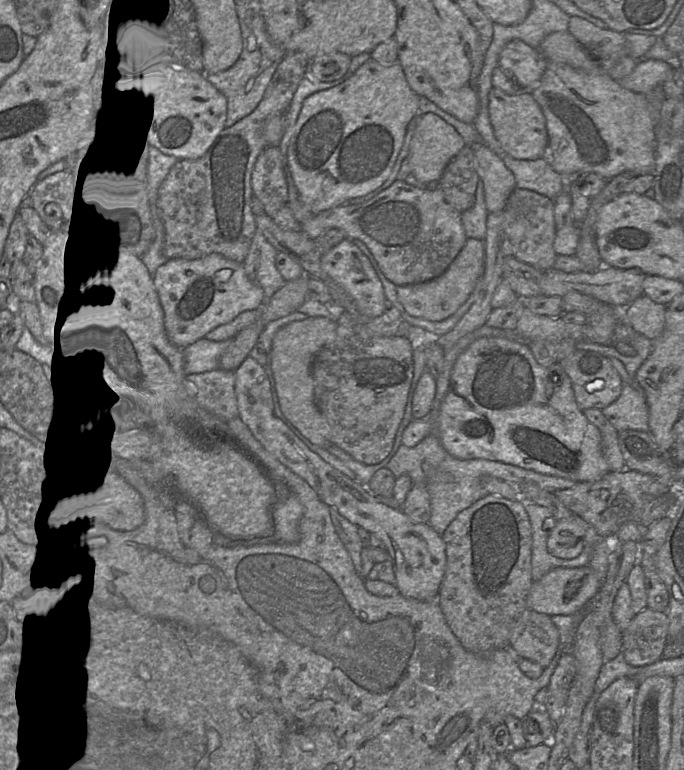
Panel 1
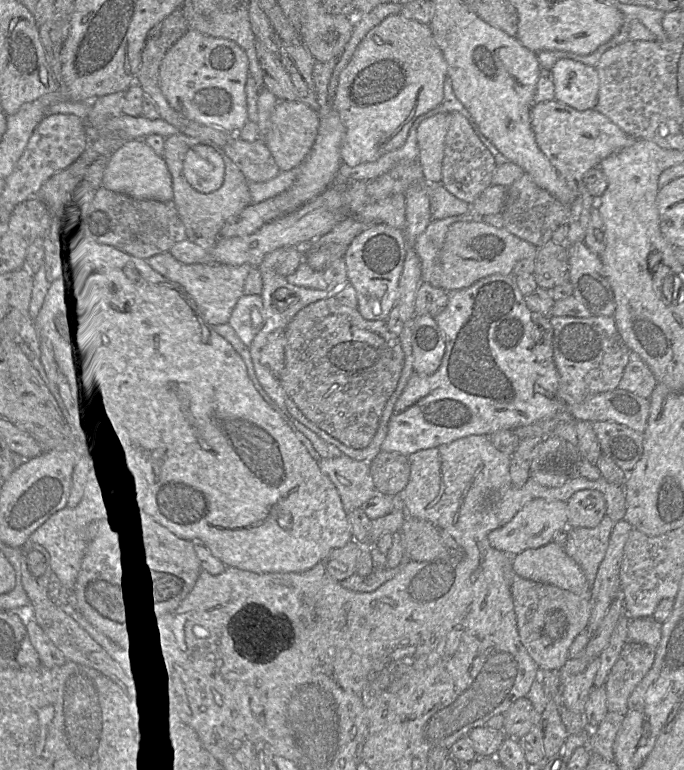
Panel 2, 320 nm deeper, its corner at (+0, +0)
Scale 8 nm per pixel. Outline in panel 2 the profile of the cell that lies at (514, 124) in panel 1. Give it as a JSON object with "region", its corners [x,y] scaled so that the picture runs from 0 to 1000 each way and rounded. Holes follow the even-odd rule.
{"region":[[[814,130],[779,135],[775,144],[776,165],[789,195],[826,232],[839,249],[841,258],[833,268],[832,300],[819,318],[830,322],[842,314],[854,314],[868,256],[852,236],[854,226],[876,216],[886,204],[924,188],[930,179],[918,175],[889,152],[873,143],[845,144]]]}

